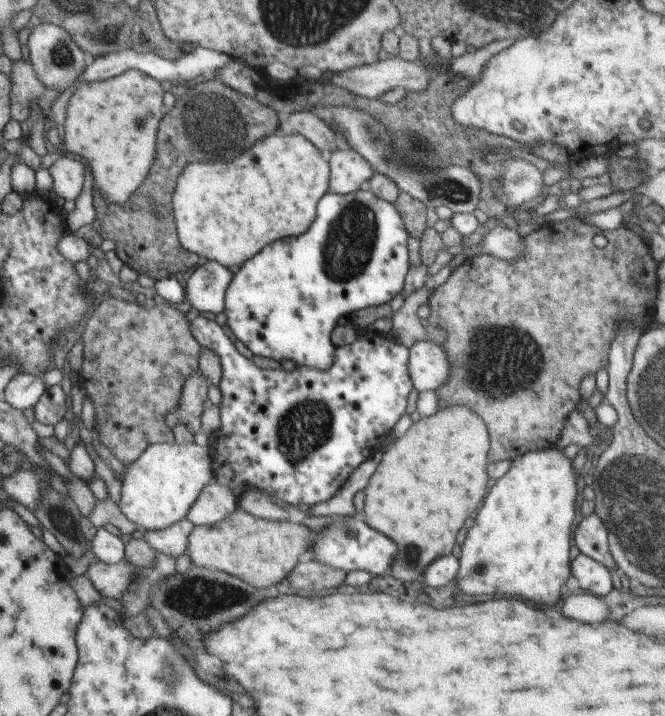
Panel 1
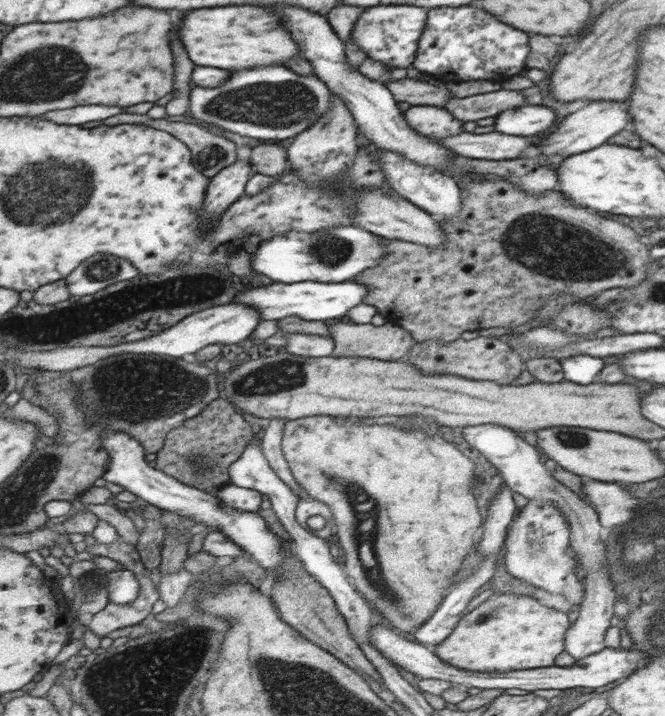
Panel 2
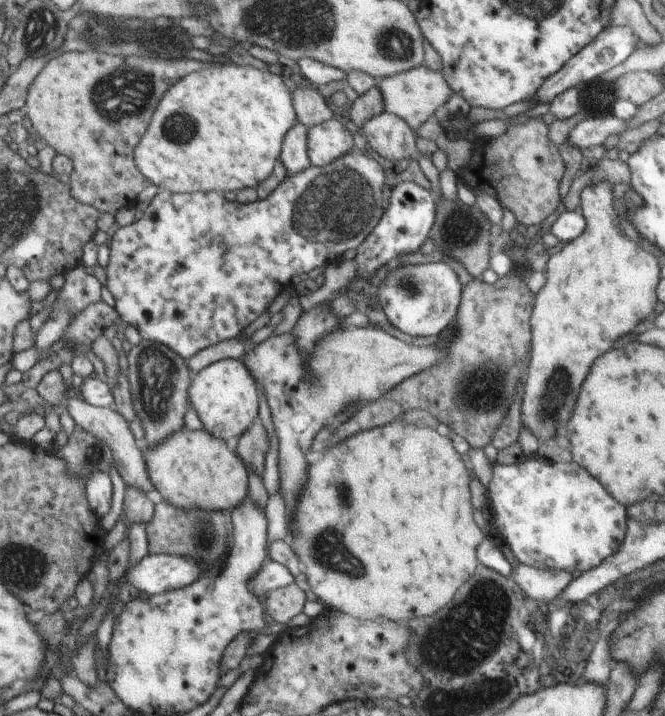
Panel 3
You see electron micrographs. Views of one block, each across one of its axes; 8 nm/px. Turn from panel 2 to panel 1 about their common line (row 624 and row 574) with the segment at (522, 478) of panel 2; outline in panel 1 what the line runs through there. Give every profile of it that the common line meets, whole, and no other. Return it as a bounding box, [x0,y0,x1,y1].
[570,554,612,598]

